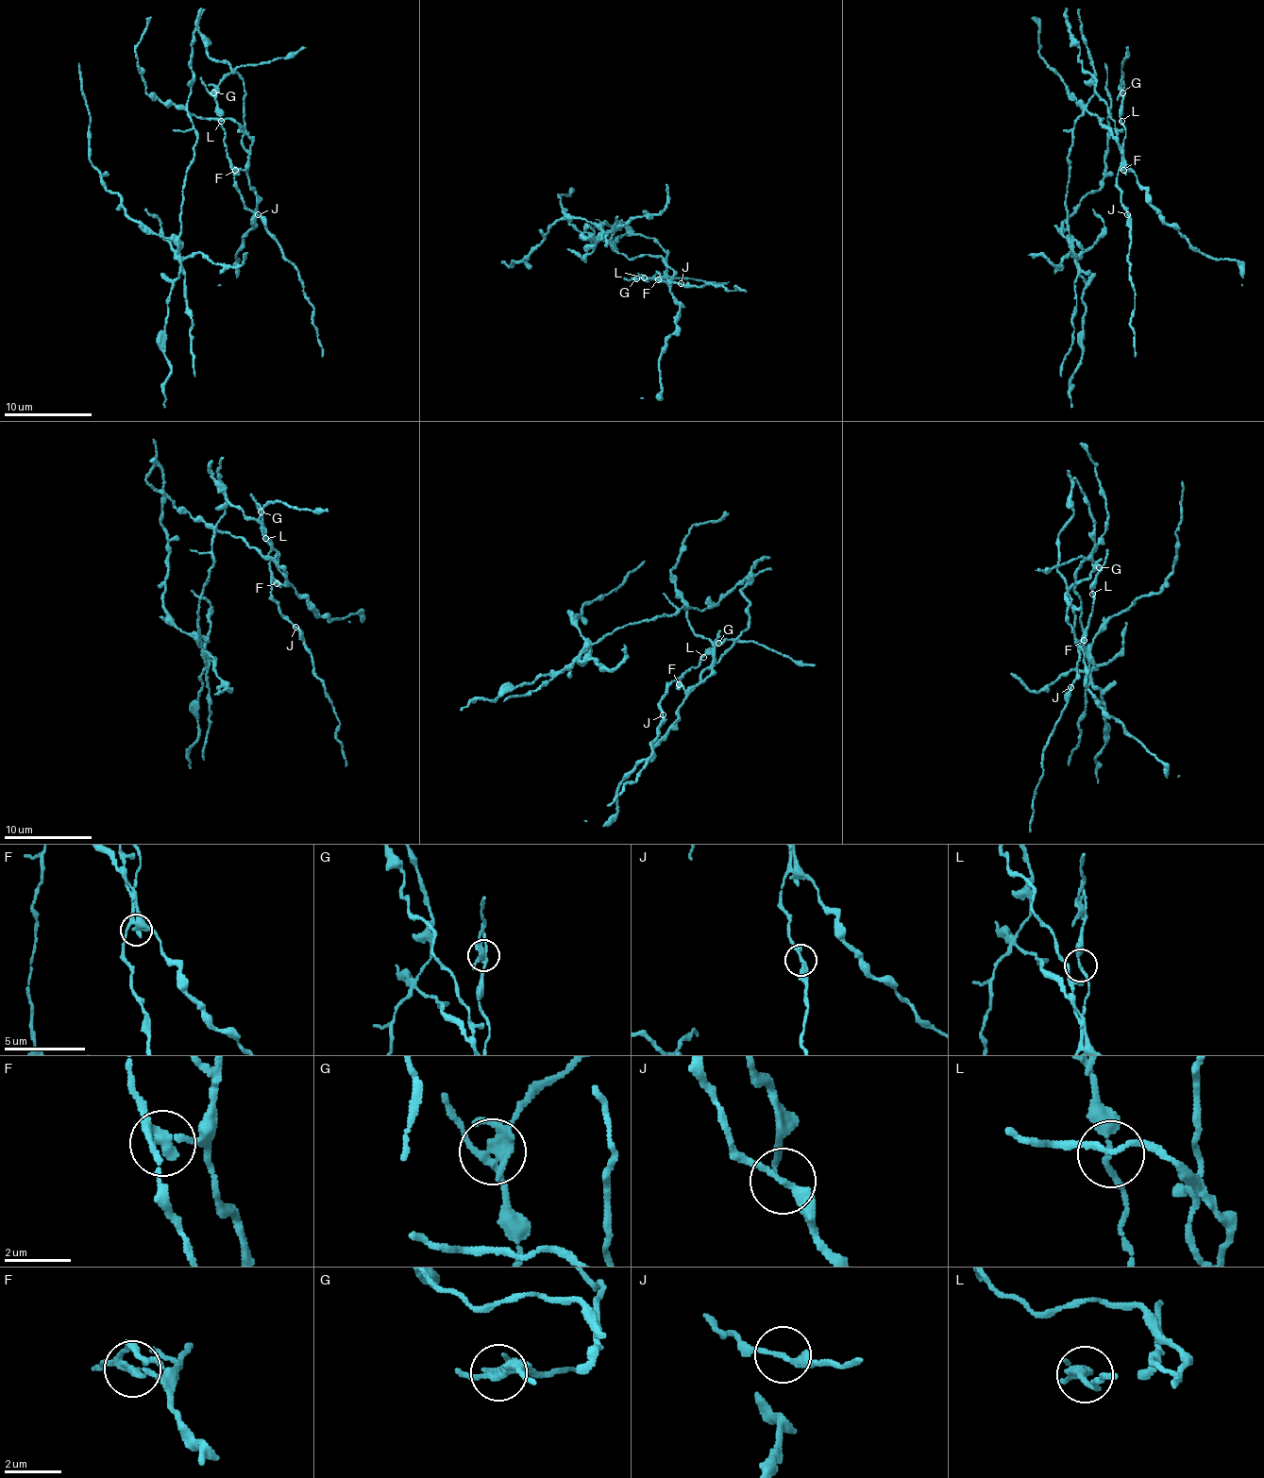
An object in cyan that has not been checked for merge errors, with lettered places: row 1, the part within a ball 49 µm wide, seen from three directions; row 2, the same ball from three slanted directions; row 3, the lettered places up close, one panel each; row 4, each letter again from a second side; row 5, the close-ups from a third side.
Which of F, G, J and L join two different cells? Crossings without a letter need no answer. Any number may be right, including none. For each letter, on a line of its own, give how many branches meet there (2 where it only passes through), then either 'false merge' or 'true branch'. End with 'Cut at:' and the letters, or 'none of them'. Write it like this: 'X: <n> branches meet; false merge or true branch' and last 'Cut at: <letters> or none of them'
F: 3 branches meet; false merge
G: 4 branches meet; false merge
J: 2 branches meet; true branch
L: 2 branches meet; true branch
Cut at: F, G

